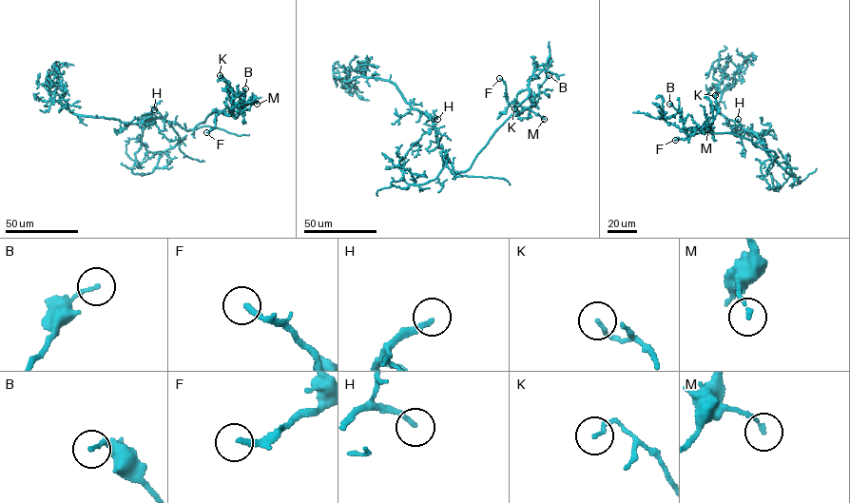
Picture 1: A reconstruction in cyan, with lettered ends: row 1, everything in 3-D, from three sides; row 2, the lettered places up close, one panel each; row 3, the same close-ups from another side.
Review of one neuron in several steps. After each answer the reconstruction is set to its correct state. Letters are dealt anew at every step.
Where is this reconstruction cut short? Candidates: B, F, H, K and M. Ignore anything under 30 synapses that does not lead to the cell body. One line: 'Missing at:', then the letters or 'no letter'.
Missing at: F, H

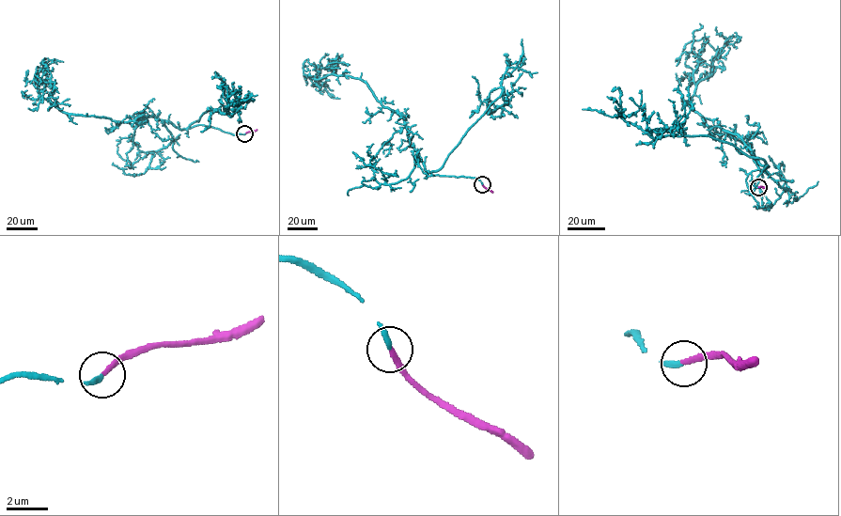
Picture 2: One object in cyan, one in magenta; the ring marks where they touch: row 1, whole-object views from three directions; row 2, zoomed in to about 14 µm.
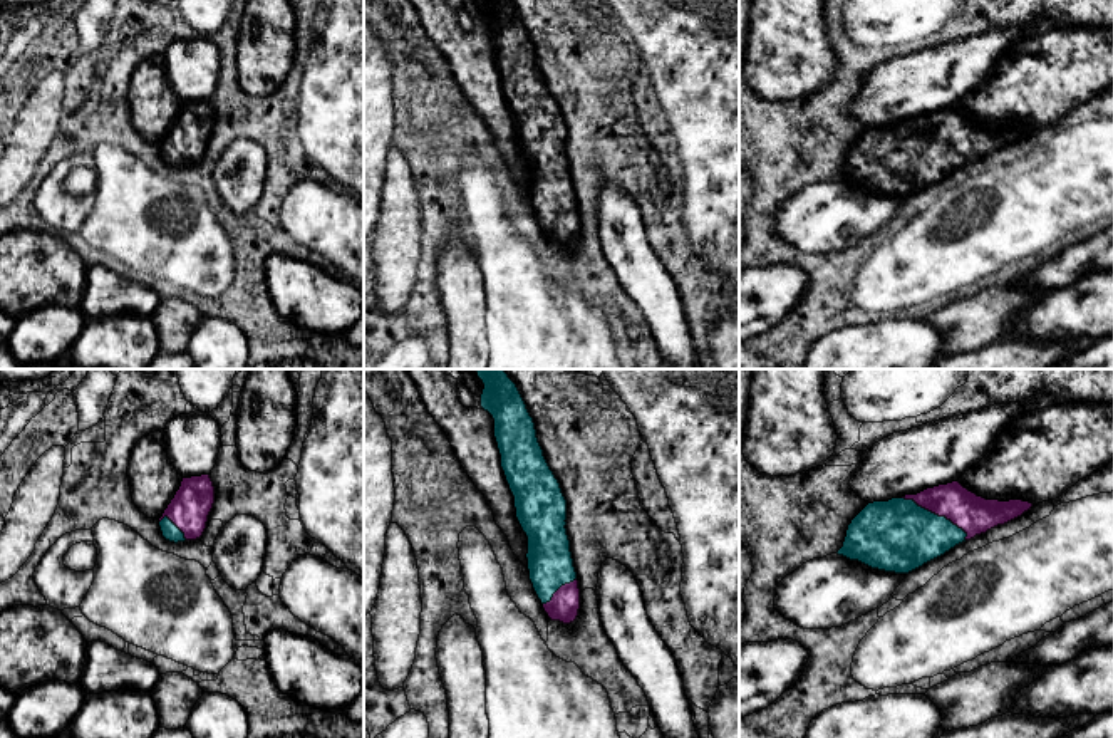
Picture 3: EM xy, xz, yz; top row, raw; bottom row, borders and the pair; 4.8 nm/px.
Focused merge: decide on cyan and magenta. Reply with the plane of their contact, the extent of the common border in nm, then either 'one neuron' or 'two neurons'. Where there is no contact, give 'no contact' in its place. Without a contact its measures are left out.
meets cyan in yz; contact 380 nm long; one neuron

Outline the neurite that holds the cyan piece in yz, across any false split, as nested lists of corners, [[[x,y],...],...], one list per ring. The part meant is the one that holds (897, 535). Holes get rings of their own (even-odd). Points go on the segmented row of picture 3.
[[[952,481],[868,503],[848,525],[836,554],[872,569],[909,574],[1031,507],[1022,500],[986,500]]]

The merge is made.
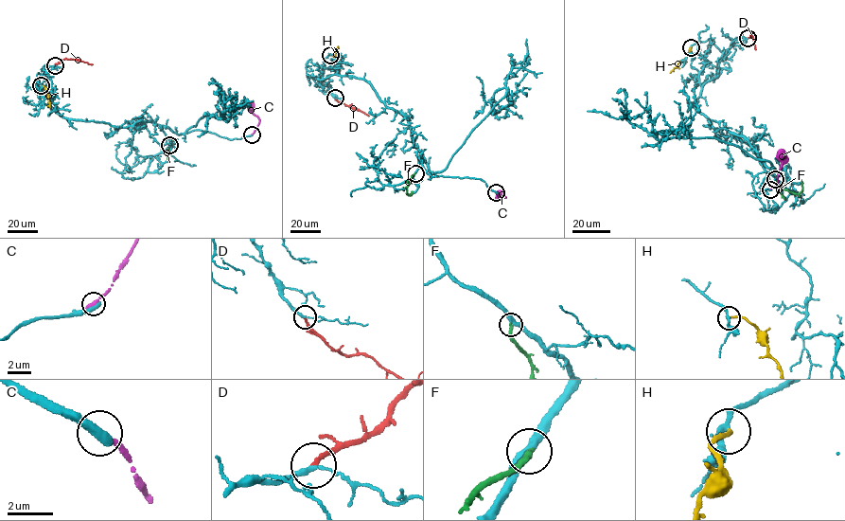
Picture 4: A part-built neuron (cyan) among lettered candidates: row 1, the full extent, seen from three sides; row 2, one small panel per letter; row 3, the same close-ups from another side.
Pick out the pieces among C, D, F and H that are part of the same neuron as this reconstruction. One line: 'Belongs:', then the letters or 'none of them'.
Belongs: D

